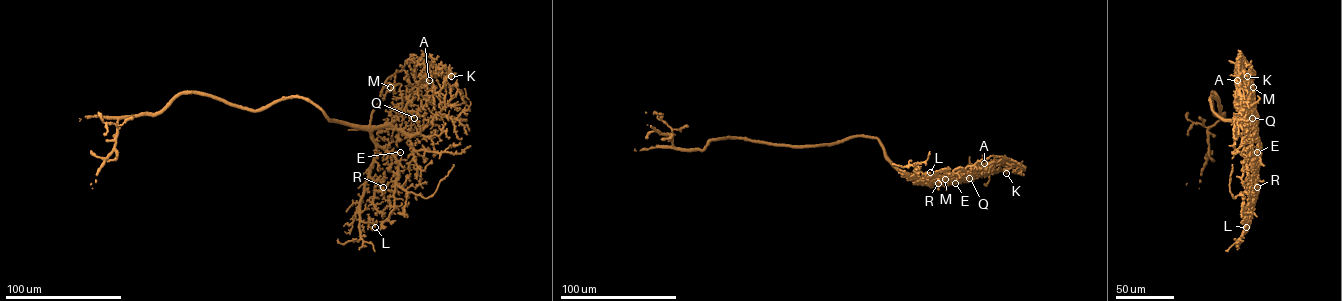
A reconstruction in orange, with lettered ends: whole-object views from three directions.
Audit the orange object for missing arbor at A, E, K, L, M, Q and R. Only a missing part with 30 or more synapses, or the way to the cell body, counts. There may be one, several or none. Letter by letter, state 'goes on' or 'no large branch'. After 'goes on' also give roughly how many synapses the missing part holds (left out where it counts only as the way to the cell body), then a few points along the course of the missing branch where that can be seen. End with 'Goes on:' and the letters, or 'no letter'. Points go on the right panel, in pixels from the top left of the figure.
A: no large branch
E: goes on; 190 synapses
K: no large branch
L: no large branch
M: no large branch
Q: no large branch
R: no large branch
Goes on: E

